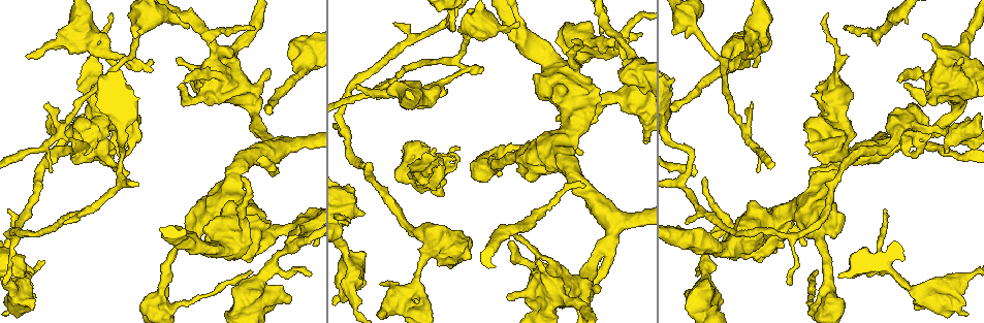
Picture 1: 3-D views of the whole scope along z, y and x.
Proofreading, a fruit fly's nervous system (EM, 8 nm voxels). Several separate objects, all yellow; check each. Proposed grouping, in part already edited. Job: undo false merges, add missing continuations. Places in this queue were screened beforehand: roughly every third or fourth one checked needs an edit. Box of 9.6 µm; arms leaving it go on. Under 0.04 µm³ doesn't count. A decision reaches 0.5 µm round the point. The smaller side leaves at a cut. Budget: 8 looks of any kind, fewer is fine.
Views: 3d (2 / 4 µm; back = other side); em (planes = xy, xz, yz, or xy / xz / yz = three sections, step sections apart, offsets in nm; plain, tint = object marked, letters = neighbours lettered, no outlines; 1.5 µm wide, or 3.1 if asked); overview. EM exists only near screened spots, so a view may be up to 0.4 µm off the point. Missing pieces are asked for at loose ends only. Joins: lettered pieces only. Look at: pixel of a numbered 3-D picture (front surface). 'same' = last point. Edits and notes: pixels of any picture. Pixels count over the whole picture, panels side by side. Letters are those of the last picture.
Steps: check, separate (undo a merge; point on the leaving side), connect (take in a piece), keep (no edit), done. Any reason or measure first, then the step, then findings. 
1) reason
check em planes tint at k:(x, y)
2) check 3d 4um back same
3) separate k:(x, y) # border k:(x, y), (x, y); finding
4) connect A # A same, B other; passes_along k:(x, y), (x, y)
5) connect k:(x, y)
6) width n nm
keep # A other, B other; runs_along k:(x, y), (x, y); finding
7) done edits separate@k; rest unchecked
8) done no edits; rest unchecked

thin end
check em planes letters at 1:(582, 188)

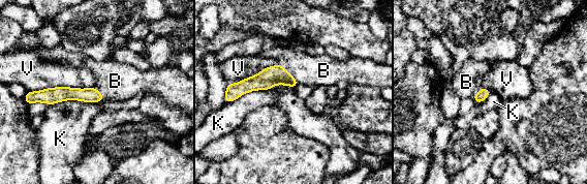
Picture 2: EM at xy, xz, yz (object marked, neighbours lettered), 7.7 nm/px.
longest_contact V 500 nm
connect B # B same, K other, V other; passes_along 2:(277, 74), (288, 72), (318, 70); the neuron continues

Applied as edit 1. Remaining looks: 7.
check em xy step 4 tint at 1:(600, 251)

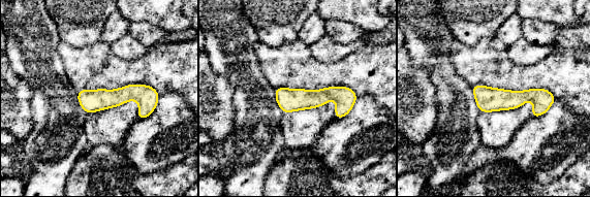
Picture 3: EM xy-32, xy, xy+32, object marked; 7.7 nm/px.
check em planes letters same

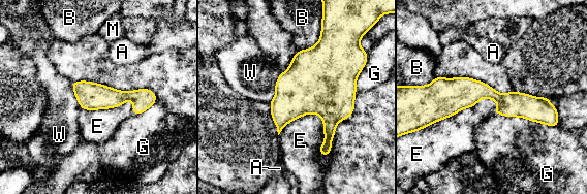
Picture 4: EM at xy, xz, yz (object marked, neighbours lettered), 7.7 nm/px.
keep # A other, B other, E other, G other, M other, W other; all the same neuron

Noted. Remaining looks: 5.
branch stops here
check em planes letters at 1:(945, 152)

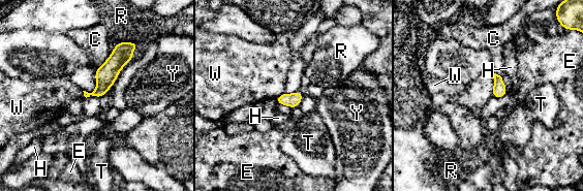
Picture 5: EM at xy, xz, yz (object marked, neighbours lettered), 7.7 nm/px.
keep # C other, E other, H other, R other, T other, W other, Y other; runs_along 5:(131, 44), (109, 70), (96, 94); none of them fits

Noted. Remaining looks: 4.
done edits connect@2; rest unchecked

